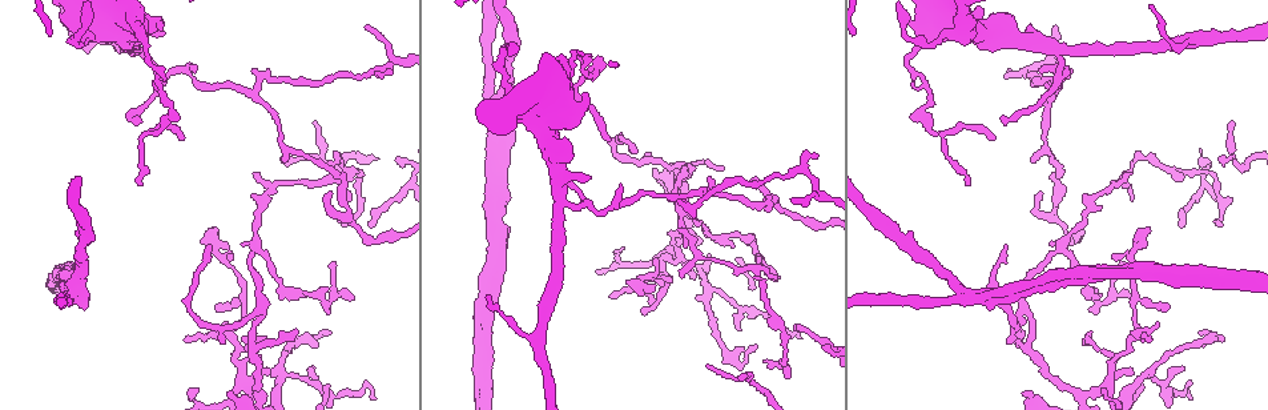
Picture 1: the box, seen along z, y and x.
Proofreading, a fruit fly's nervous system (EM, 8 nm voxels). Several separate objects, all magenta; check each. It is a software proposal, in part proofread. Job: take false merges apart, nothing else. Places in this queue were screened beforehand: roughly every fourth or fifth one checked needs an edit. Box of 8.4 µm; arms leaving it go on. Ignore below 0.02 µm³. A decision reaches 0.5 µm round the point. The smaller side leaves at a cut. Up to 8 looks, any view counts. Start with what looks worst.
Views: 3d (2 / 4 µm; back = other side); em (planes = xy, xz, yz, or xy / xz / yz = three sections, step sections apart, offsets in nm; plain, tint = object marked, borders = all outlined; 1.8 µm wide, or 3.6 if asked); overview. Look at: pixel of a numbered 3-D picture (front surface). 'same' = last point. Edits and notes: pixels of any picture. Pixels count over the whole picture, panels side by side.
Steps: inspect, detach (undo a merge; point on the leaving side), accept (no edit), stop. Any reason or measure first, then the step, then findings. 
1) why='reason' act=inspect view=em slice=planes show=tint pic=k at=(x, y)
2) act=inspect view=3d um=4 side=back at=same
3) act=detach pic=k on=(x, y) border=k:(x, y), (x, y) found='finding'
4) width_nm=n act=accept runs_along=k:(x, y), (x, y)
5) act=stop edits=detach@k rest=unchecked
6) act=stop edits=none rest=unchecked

why='arms part here' act=inspect view=em slice=yz step=8 show=tint pic=1 at=(252, 249)

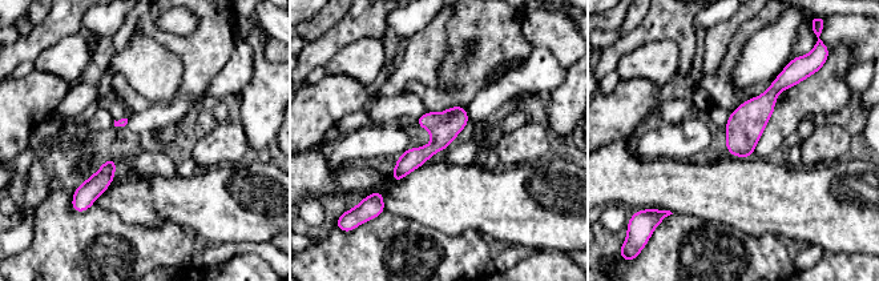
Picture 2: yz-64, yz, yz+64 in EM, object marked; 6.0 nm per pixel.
act=inspect view=em slice=planes show=borders at=same

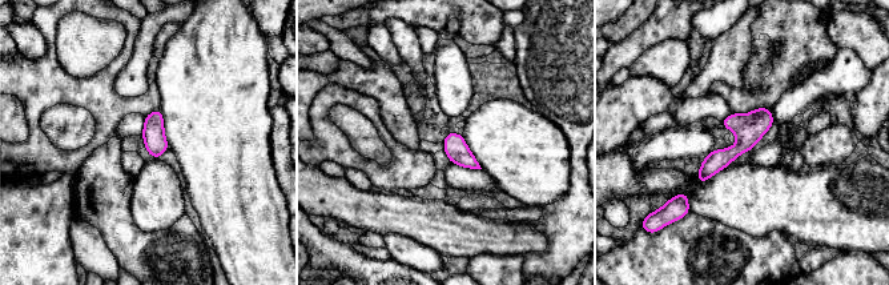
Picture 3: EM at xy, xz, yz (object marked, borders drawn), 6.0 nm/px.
width_nm=130 act=accept runs_along=3:(767, 111), (747, 139), (700, 179) found='one cell here'

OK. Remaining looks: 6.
why='abrupt turn' act=inspect view=em slice=planes show=tint pic=1 at=(335, 154)

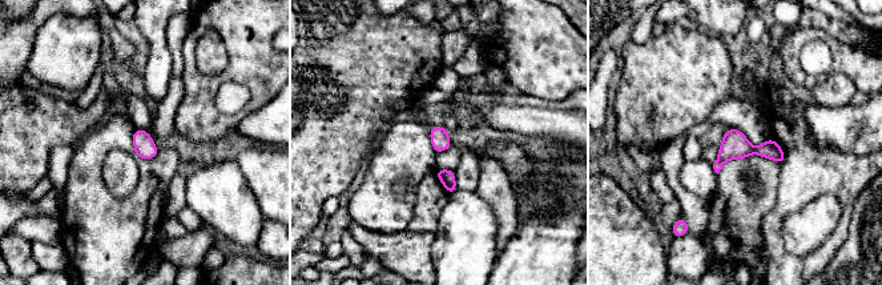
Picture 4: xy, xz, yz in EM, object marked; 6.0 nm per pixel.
width_nm=110 act=accept found='one cell here'

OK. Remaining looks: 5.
act=inspect view=em slice=xy step=16 show=tint pic=1 at=(72, 292)

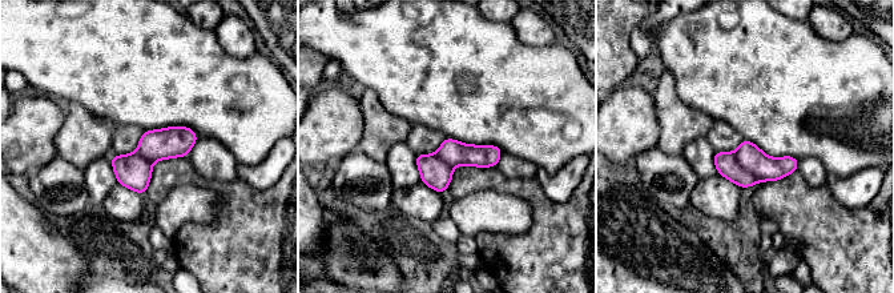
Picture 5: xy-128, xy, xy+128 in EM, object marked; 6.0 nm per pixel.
act=inspect view=em slice=planes show=tint at=same

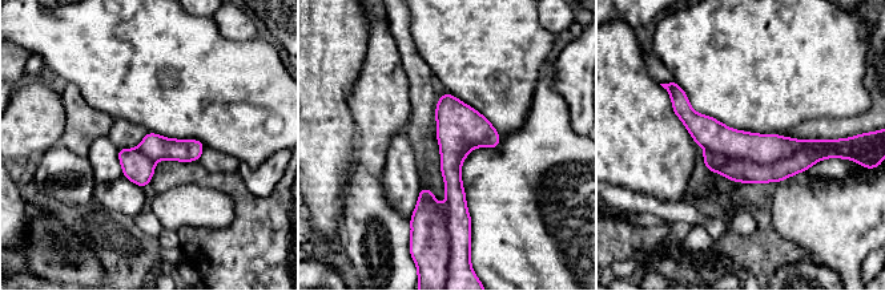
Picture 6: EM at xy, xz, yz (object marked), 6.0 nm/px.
act=detach pic=6 on=(736, 169) border=6:(706, 149), (832, 156) found='a second cell is stuck on'

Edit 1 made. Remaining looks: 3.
act=stop edits=detach@6 rest=unchecked

